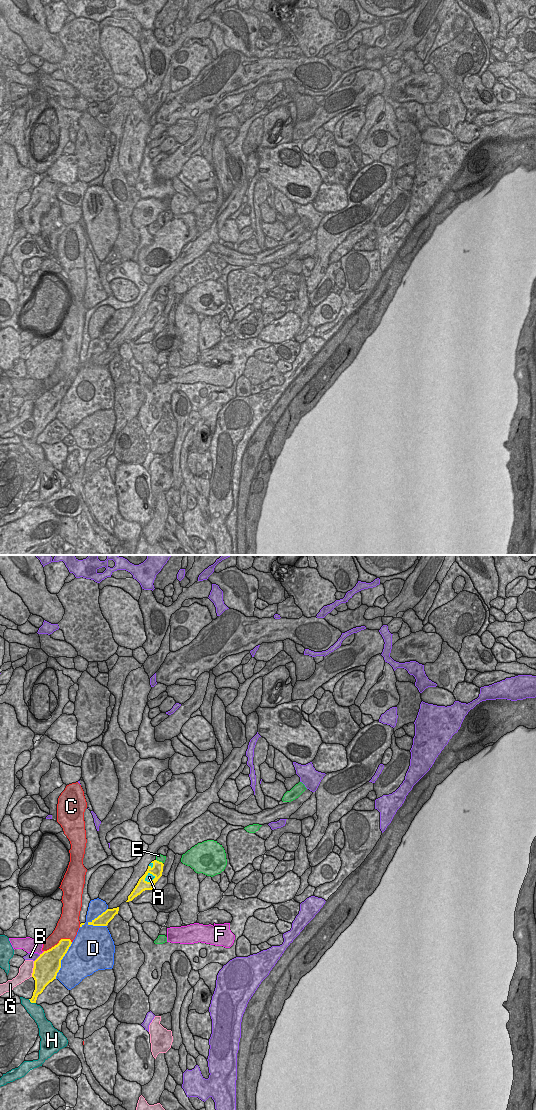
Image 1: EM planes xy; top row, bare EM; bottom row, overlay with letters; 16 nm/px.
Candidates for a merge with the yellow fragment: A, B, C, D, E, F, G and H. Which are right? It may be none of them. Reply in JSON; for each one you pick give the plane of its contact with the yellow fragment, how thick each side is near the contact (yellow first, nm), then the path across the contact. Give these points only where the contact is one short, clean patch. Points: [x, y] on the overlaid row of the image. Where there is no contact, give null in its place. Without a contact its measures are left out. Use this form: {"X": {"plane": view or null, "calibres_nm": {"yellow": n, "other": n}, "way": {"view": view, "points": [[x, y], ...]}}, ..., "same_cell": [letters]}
{"same_cell": []}

